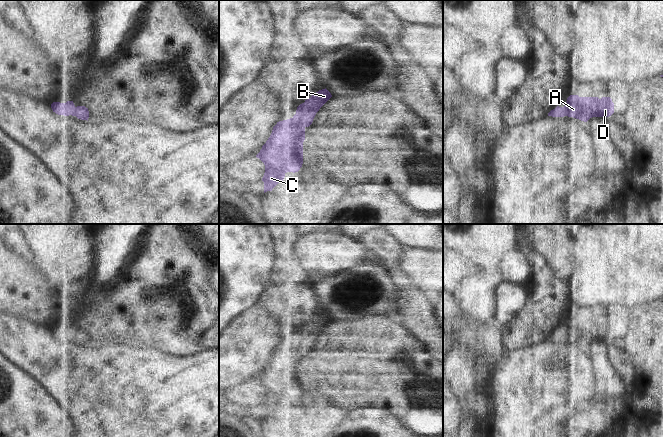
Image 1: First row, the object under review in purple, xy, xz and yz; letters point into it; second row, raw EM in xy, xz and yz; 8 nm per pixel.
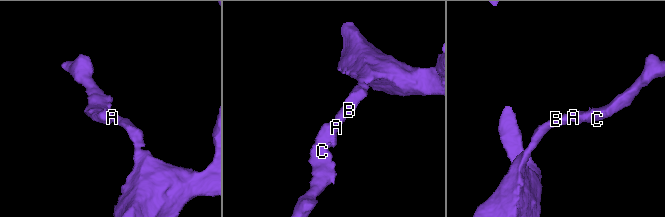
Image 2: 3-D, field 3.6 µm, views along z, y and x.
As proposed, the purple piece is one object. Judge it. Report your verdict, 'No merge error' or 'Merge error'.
No merge error

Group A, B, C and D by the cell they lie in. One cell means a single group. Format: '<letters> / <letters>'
A B C D

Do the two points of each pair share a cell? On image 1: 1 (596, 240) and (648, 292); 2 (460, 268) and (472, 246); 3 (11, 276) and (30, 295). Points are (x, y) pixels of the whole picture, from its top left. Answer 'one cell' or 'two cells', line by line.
1: one cell
2: two cells
3: one cell

